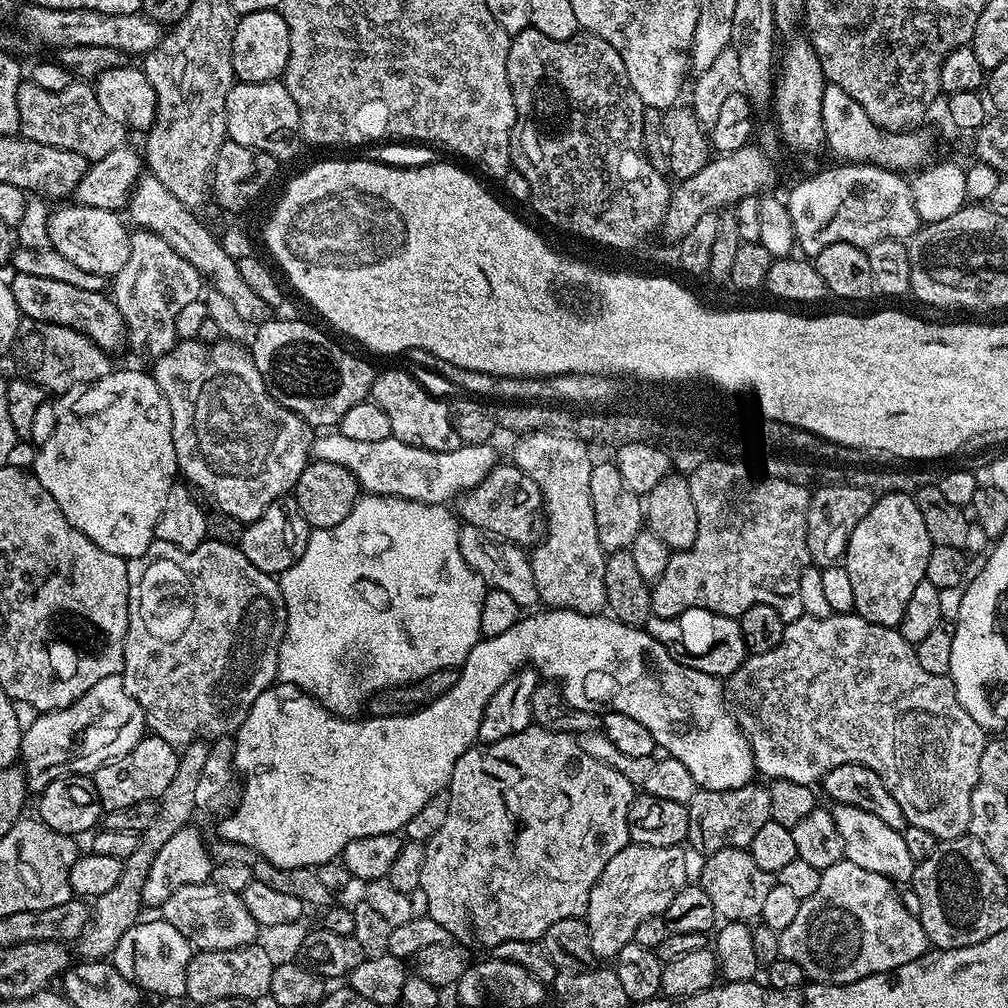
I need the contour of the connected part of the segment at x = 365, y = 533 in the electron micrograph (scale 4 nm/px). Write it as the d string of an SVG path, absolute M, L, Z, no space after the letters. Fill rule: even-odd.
M371 494L361 495L350 510L350 514L346 514L346 518L338 522L338 526L311 529L308 533L306 550L302 550L302 558L298 558L298 562L294 562L290 570L281 572L278 576L282 598L286 602L288 625L278 654L277 677L281 681L285 680L283 681L285 685L293 684L296 687L293 689L313 696L332 715L348 718L353 714L363 713L366 698L378 694L383 689L413 684L416 680L426 678L426 674L434 674L434 670L459 669L467 660L470 650L474 650L474 646L482 638L480 634L482 598L486 591L486 585L480 575L464 561L458 550L460 529L461 525L451 507L442 504L423 504L417 500L403 500L397 496Z

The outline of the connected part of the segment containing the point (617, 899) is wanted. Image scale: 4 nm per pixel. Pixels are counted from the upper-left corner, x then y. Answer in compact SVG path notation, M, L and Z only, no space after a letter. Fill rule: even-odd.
M629 843L610 862L606 862L606 870L598 878L596 885L590 890L590 902L586 913L586 923L590 930L590 946L597 961L611 961L622 950L622 946L633 943L634 930L638 930L641 922L646 922L646 918L659 916L664 913L674 902L674 894L689 883L688 864L684 861L683 847L678 848L655 848L645 844Z

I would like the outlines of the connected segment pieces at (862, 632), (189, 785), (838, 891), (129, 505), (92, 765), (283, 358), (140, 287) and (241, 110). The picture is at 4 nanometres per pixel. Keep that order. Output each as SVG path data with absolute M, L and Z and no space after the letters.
M833 614L826 618L814 618L813 616L802 615L796 620L787 621L784 625L784 637L782 642L778 642L778 646L774 646L774 650L766 650L766 654L758 654L757 656L749 655L744 661L744 665L739 668L735 674L727 677L726 680L726 700L730 705L732 716L736 720L736 725L744 731L744 736L750 742L752 753L754 754L754 762L756 763L757 773L762 777L768 776L769 781L789 780L790 782L798 782L799 784L807 784L809 786L823 781L824 775L830 770L834 770L834 766L846 766L847 764L861 764L870 770L874 770L874 774L878 774L878 778L882 778L882 782L886 782L886 790L890 790L890 794L894 794L894 799L898 801L898 806L902 806L902 814L906 814L909 824L914 826L922 826L922 830L930 830L930 834L936 836L937 841L953 840L968 832L968 823L970 822L970 802L974 794L974 786L978 782L978 774L980 773L980 763L982 762L982 750L986 743L986 732L978 726L978 722L974 722L974 718L970 718L970 714L966 714L966 710L962 710L962 702L958 702L958 694L954 690L951 679L948 676L939 676L938 674L929 674L926 670L922 670L922 665L916 657L916 649L910 643L906 642L906 638L902 638L902 634L896 628L887 628L886 626L878 626L874 622L866 622L866 618L855 614Z
M199 739L181 749L177 773L157 800L154 820L141 833L137 849L124 860L122 876L117 885L108 894L100 895L93 903L89 926L74 946L81 959L99 960L109 957L116 948L118 939L122 938L126 930L139 923L142 916L140 912L144 910L141 898L142 886L145 884L150 867L154 864L154 859L163 846L166 846L167 839L178 830L187 827L191 823L190 818L196 814L195 791L198 790L199 775L206 766L206 757L210 748L211 745L205 739Z
M848 859L823 869L818 882L818 894L801 900L794 922L779 931L780 955L790 962L802 966L805 977L818 984L849 984L879 972L893 972L906 962L914 962L929 951L928 935L919 915L900 901L897 885L874 870L862 870Z
M113 370L106 378L79 384L57 400L60 401L56 404L56 425L30 465L31 471L50 490L50 498L58 502L66 522L82 530L90 542L127 561L146 554L156 540L158 514L162 514L166 494L170 494L170 486L178 480L172 415L158 382L147 371Z
M123 675L102 678L102 682L90 686L90 690L86 690L86 694L82 694L82 698L78 698L70 706L53 712L41 712L37 715L34 726L23 729L19 759L22 761L24 779L28 781L29 789L39 794L51 780L57 780L59 776L91 774L106 762L122 754L130 754L130 750L134 750L134 746L138 746L138 742L144 739L145 735L144 715L138 702L130 698L124 685Z
M269 318L264 323L255 325L250 336L250 351L254 358L254 366L258 366L258 374L262 374L262 382L266 382L268 393L283 408L302 417L313 429L328 430L339 425L342 414L346 414L350 406L358 406L358 402L369 399L374 368L362 357L339 348L326 333L319 332L314 325L307 324L304 320Z
M136 230L131 233L131 238L130 256L126 258L126 266L122 266L122 270L118 270L111 281L110 295L116 301L128 331L127 347L129 349L132 347L134 355L141 356L142 359L148 360L147 362L154 362L158 358L162 358L162 354L169 352L178 343L176 319L179 312L189 302L201 299L202 277L198 269L190 266L190 262L186 262L186 258L182 258L178 254L178 250L174 250L170 246L170 242L166 242L158 234Z
M280 80L257 84L233 83L230 94L226 94L227 139L238 142L238 146L250 146L250 150L262 150L277 162L288 160L296 152L296 140L300 136L300 115L290 90Z

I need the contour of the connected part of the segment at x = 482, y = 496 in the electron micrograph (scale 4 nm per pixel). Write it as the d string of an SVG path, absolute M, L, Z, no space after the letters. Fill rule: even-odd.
M512 462L497 463L496 467L490 470L490 474L486 474L486 478L478 482L478 486L457 496L454 501L455 511L464 524L490 530L495 536L521 546L531 545L537 539L538 529L542 524L543 506L544 499L540 488L534 486L534 478L530 478Z

